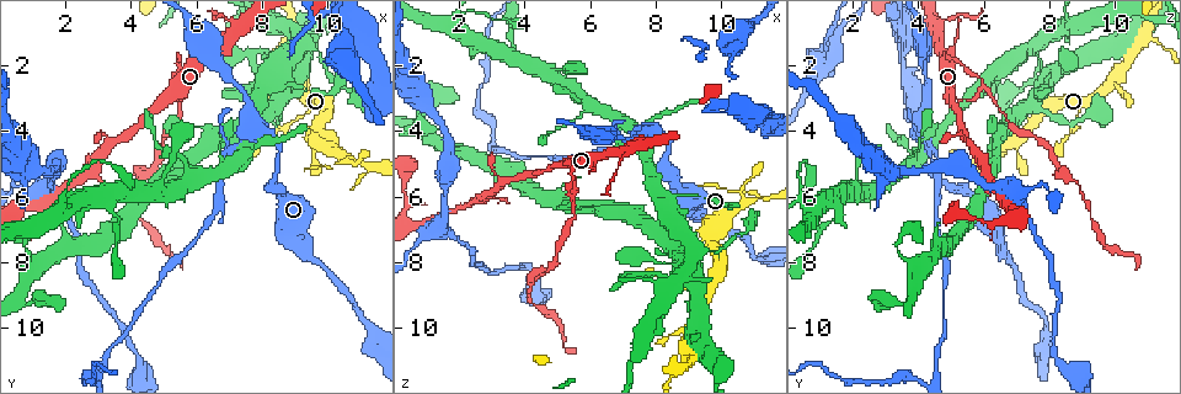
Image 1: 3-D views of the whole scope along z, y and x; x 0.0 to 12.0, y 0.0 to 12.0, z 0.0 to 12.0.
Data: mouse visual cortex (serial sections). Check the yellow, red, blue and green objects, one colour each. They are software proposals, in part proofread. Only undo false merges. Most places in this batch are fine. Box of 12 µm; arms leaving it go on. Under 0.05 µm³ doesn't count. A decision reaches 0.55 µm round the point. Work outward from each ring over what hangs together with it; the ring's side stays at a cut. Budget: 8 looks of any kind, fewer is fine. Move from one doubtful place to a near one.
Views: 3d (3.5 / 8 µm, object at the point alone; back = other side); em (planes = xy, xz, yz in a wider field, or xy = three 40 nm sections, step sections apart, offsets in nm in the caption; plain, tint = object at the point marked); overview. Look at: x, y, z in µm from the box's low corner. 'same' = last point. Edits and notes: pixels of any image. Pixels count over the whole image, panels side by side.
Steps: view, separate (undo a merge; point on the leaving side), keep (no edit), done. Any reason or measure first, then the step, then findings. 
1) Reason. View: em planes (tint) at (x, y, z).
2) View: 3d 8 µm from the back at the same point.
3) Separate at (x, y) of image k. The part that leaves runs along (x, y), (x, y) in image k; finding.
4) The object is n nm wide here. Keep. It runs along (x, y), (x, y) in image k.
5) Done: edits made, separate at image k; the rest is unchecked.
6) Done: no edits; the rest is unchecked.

Three arms meet. View: 3d 3.5 µm at (8.6, 2.6, 6.0).

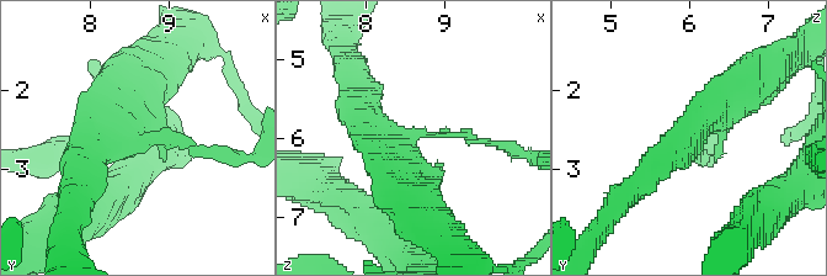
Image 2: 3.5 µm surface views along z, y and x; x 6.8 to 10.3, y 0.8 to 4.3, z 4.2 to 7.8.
Now the EM. View: em xy step 2 (tint) at (8.55, 2.65, 6.00).

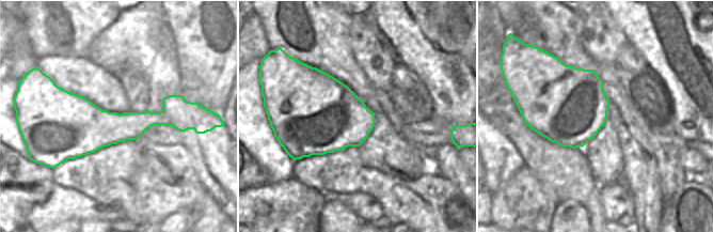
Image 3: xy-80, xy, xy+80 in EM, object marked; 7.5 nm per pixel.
Keep. It runs along (211, 154), (101, 147), (78, 173) in image 2; all the same cell.

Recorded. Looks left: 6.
Sudden change in width. View: 3d 8 µm at (7.8, 3.8, 4.1).

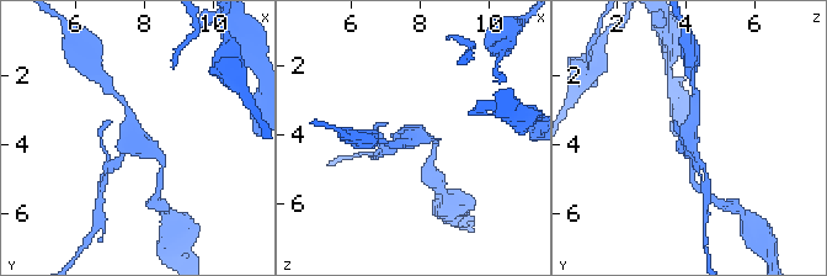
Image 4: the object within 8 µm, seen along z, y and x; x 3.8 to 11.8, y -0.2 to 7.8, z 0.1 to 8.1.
Zoom in. View: 3d 3.5 µm at (7.8, 3.8, 4.1).

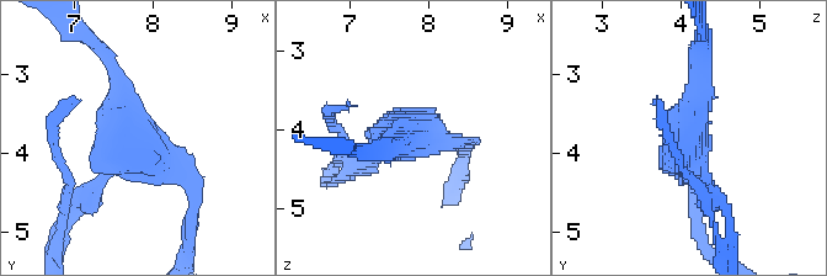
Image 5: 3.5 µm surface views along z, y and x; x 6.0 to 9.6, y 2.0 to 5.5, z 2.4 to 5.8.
3 arms meet here; the arms are 150, 200, 300 nm wide. View: em xy step 1 (tint) at (7.80, 3.75, 4.10).

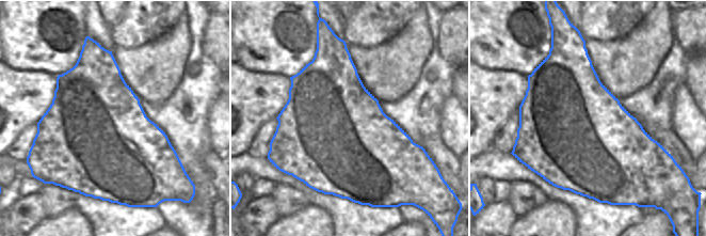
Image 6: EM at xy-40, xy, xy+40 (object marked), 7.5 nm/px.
The object is 850 nm wide here. Separate at (709, 191) of image 5. The part that leaves runs along (704, 169), (730, 218), (726, 256) in image 5; a second cell is stuck on.

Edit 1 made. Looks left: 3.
Abrupt turn. View: 3d 3.5 µm at (5.5, 2.6, 6.0).

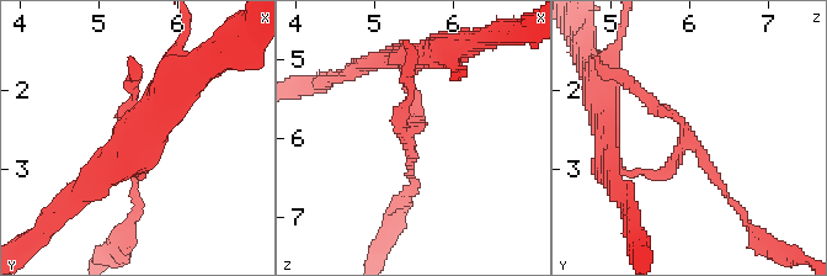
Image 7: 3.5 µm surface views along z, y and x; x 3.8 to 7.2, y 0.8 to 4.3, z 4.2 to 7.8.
View: em xy step 3 (tint) at (5.45, 2.65, 6.10).

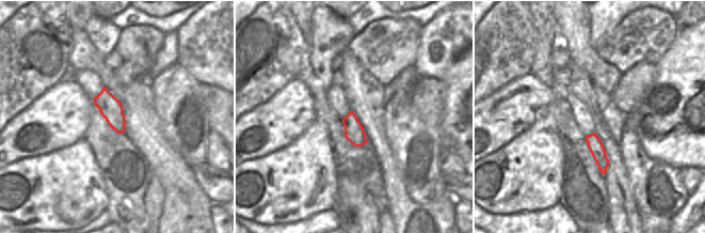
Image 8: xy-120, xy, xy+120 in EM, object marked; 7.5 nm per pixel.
Separate at (134, 192) of image 7. The part that leaves runs along (699, 150), (763, 249) in image 7; a second cell is stuck on.

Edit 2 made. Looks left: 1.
Done: edits made, separate at image 5, separate at image 7; the rest is unchecked.

